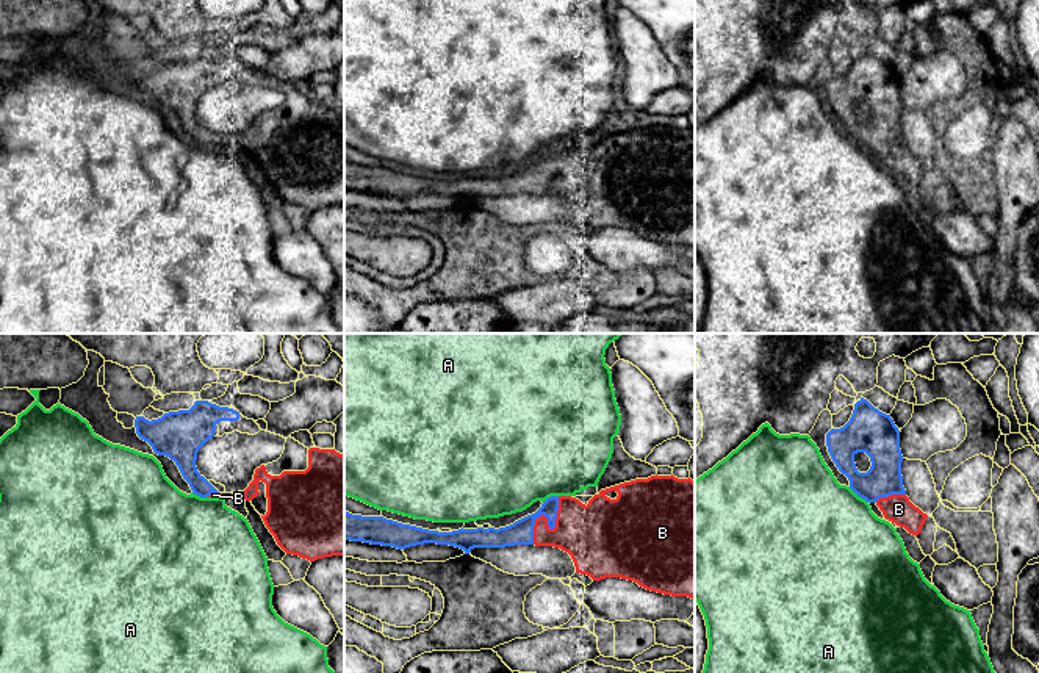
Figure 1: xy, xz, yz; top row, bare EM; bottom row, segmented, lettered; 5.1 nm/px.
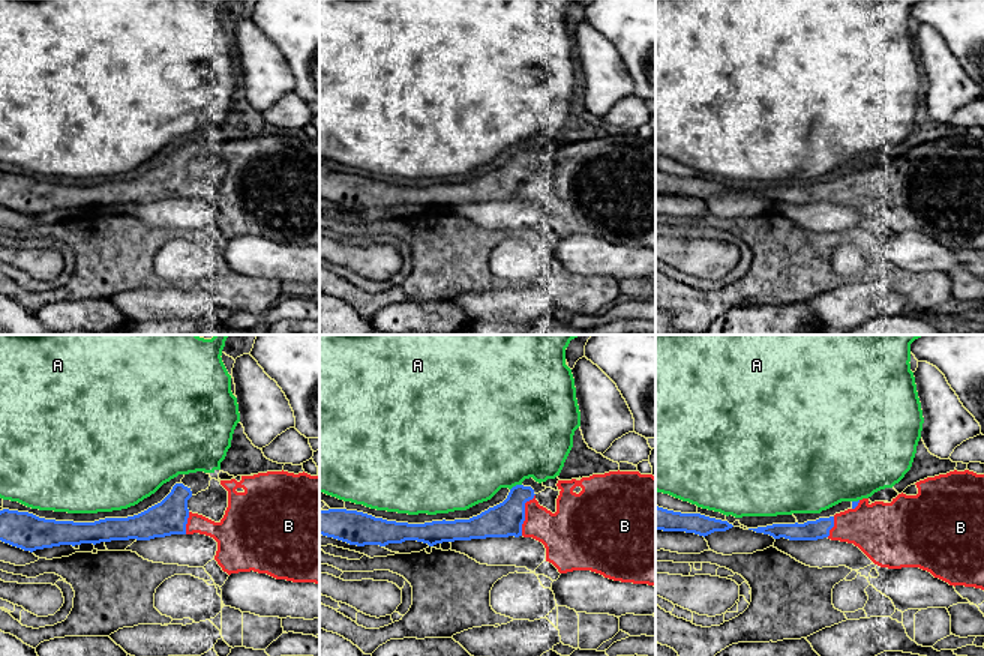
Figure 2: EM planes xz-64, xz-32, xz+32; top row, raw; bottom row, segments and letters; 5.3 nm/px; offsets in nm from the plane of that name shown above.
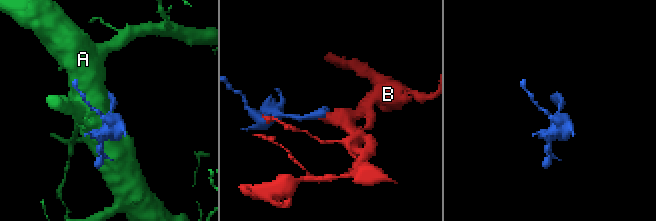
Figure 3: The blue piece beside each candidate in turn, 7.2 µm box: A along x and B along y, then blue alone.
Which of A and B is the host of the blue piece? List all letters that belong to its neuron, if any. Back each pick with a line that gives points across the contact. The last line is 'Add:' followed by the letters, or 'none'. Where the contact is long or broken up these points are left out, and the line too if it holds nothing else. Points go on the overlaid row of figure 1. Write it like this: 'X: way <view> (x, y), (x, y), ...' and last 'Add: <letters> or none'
Add: B

